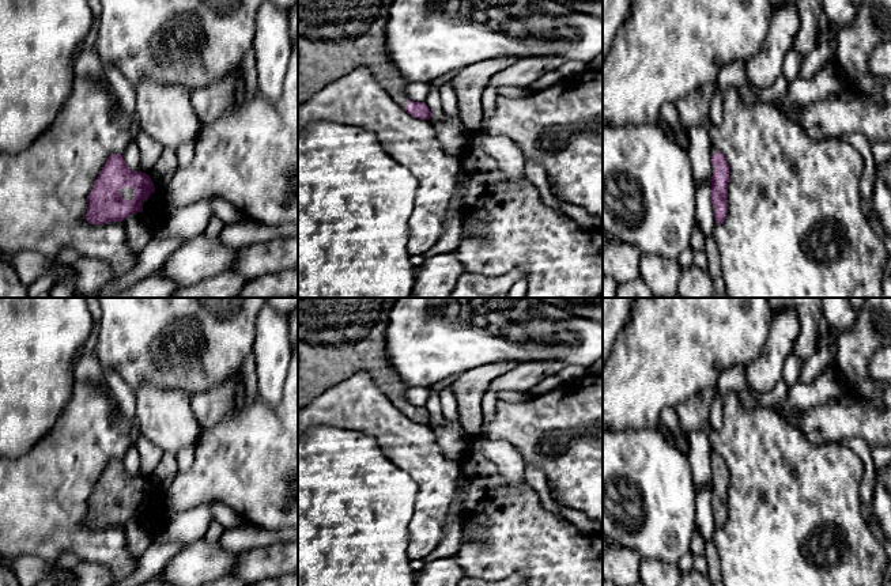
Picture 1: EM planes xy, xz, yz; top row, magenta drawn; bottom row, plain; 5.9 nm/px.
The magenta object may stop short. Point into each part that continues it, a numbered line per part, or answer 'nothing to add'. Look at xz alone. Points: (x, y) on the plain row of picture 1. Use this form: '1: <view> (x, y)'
1: xz (338, 337)

